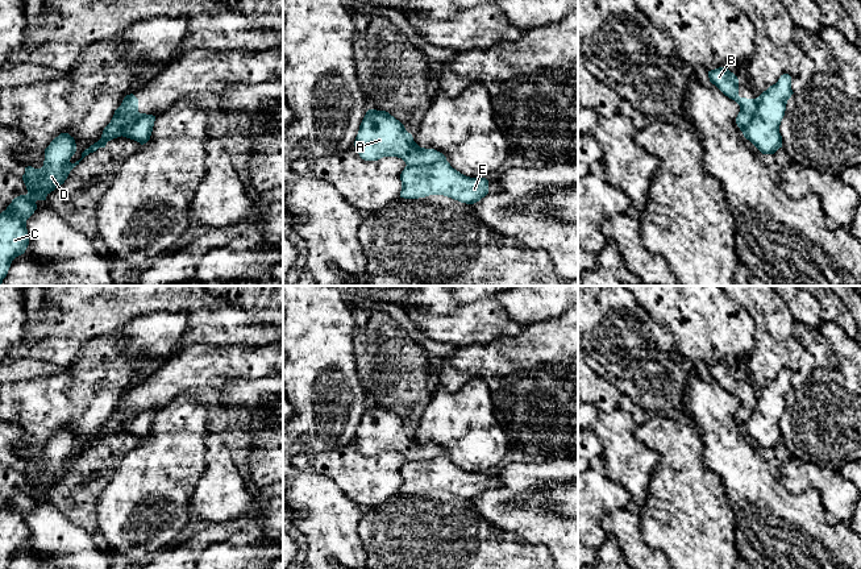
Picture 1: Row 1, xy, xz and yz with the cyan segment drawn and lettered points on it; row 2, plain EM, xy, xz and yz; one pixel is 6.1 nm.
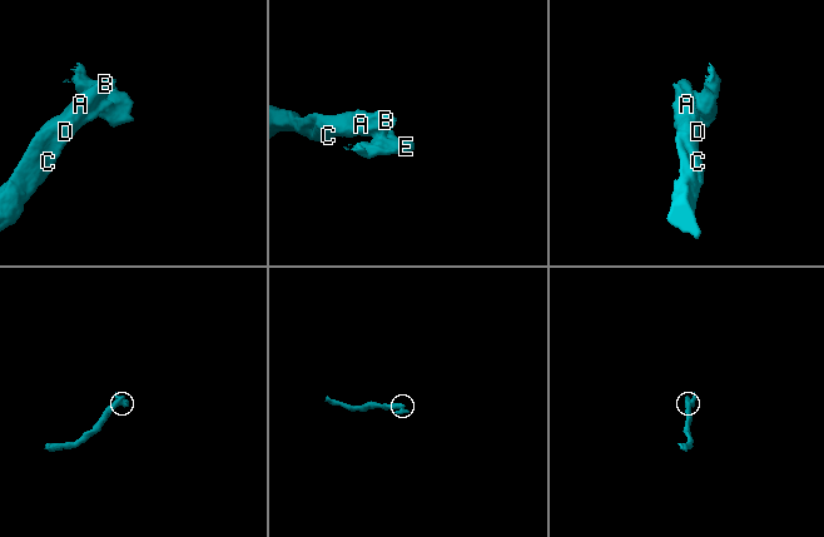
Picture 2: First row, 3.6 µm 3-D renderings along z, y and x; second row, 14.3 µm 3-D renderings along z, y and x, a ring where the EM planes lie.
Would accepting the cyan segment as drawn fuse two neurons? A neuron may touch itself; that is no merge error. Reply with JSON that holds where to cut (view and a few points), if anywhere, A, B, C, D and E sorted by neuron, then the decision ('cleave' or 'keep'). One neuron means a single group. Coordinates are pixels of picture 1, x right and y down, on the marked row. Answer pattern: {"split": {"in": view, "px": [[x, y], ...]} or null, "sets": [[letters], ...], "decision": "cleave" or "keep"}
{"split": {"in": "xz", "px": [[445, 160], [407, 166]]}, "sets": [["A", "B", "C", "D"], ["E"]], "decision": "cleave"}

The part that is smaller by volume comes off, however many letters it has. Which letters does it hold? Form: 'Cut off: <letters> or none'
Cut off: E

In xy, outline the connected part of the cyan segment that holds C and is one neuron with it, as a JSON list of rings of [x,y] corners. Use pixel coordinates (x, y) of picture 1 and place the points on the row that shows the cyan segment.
[[[133,94],[126,95],[120,107],[121,112],[112,117],[104,128],[101,138],[86,149],[75,163],[70,162],[76,151],[75,140],[68,133],[61,133],[45,149],[45,161],[41,169],[25,167],[22,180],[28,194],[14,198],[0,213],[0,286],[12,261],[24,254],[29,245],[26,220],[37,209],[36,202],[46,200],[46,196],[65,183],[70,171],[86,155],[99,148],[105,148],[108,141],[122,136],[128,124],[147,116],[138,112],[138,99]]]

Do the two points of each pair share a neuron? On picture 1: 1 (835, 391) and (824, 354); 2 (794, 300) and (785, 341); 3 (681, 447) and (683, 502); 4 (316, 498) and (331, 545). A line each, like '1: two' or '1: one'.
1: two
2: two
3: one
4: one

